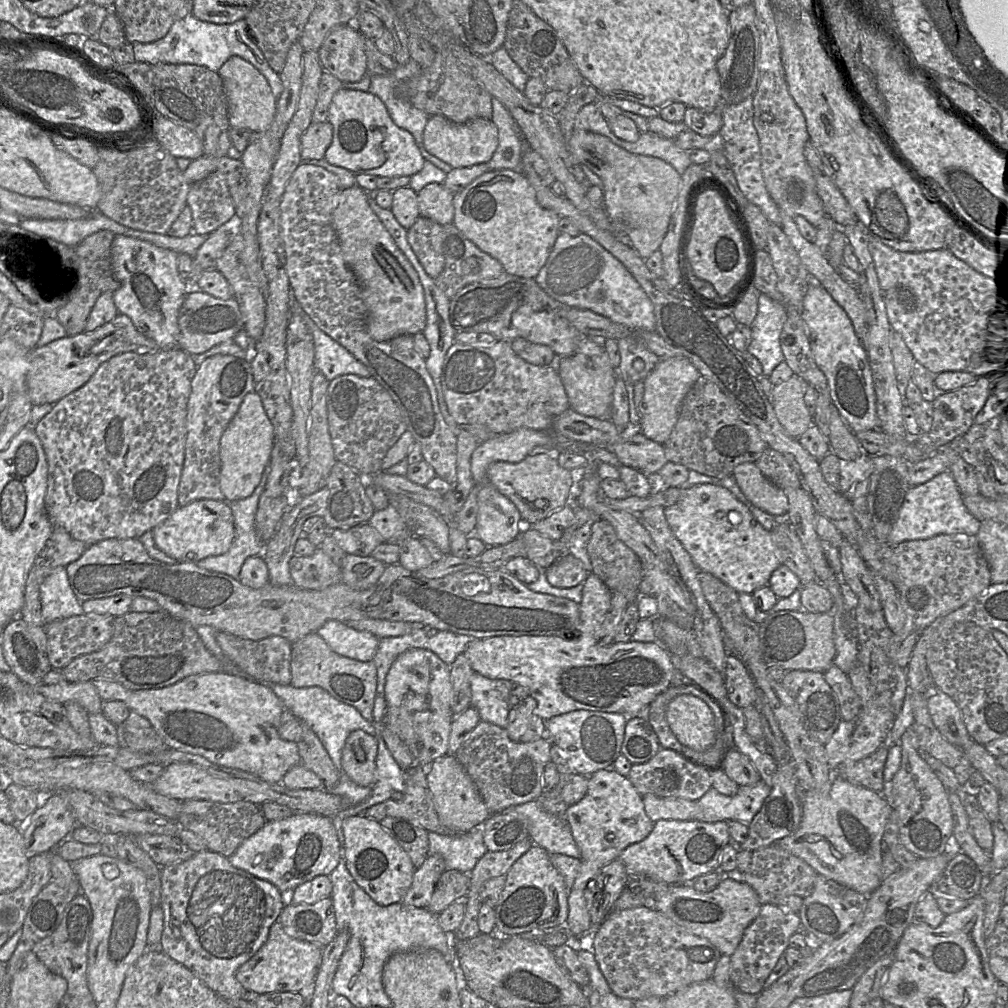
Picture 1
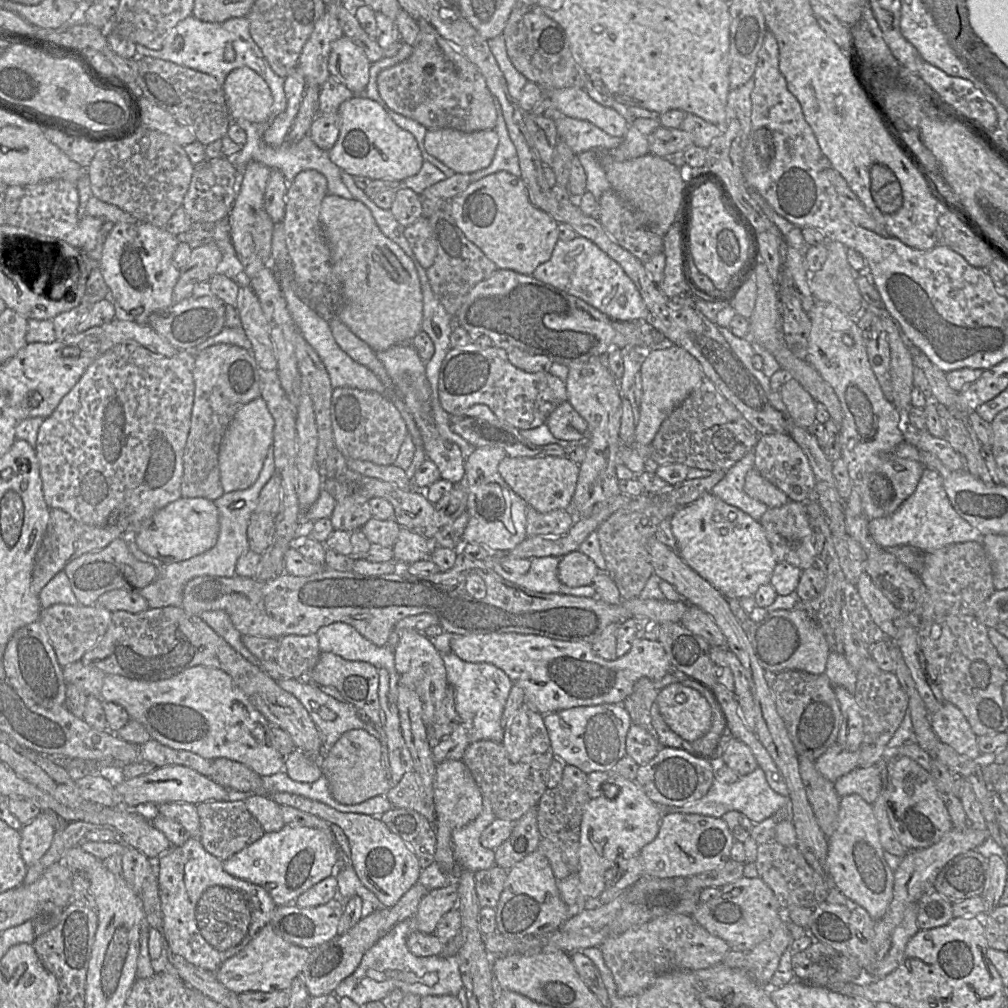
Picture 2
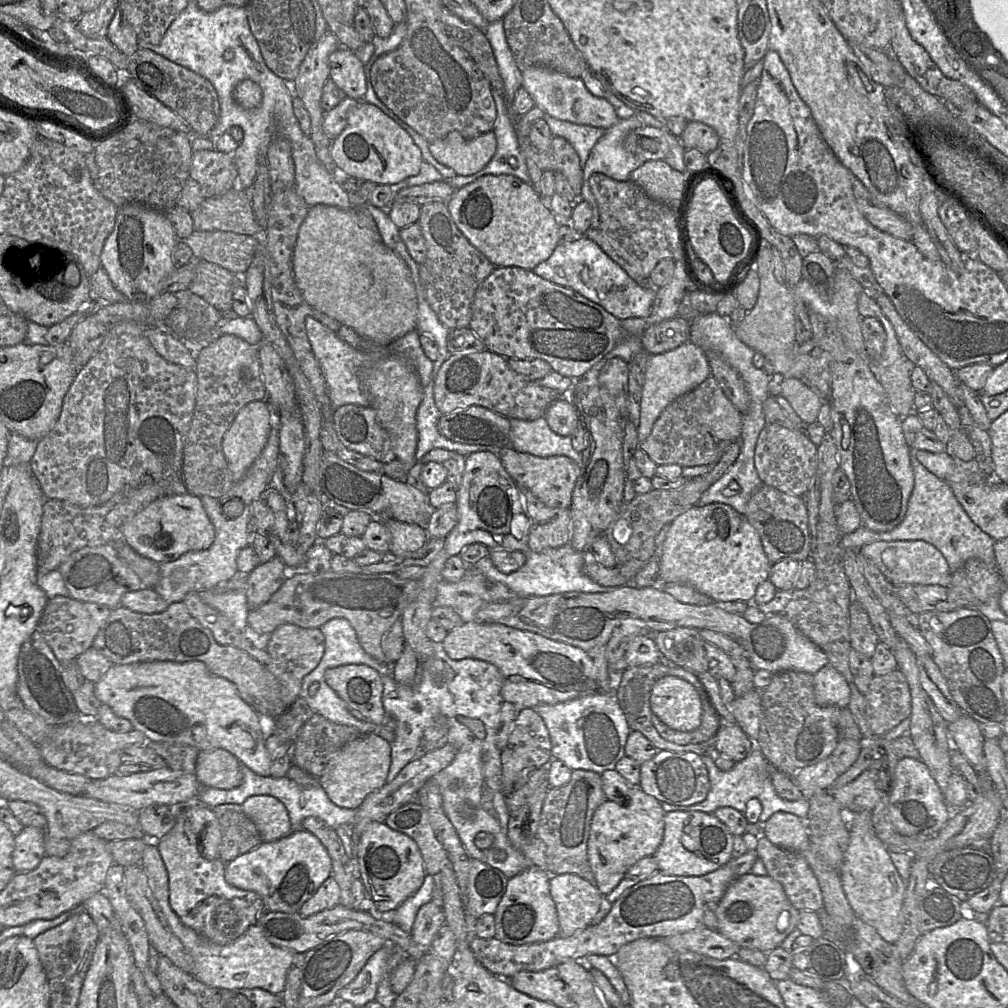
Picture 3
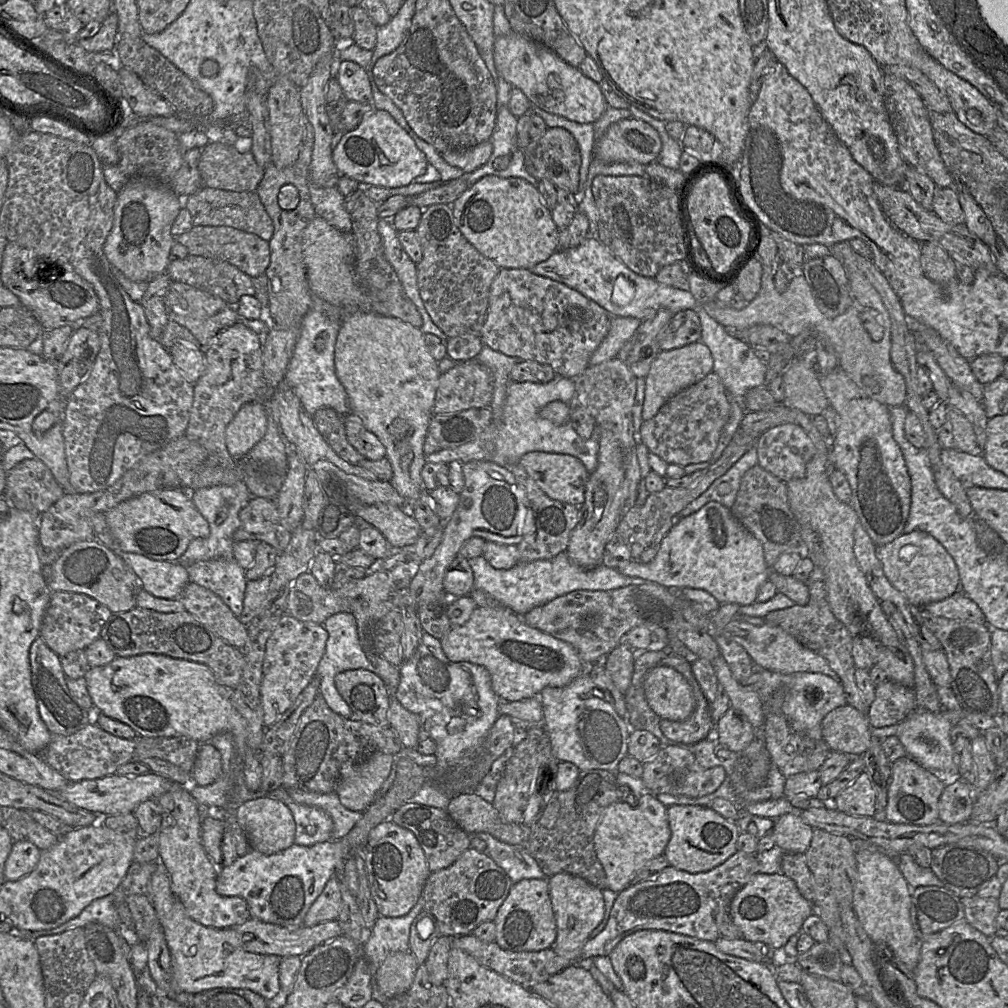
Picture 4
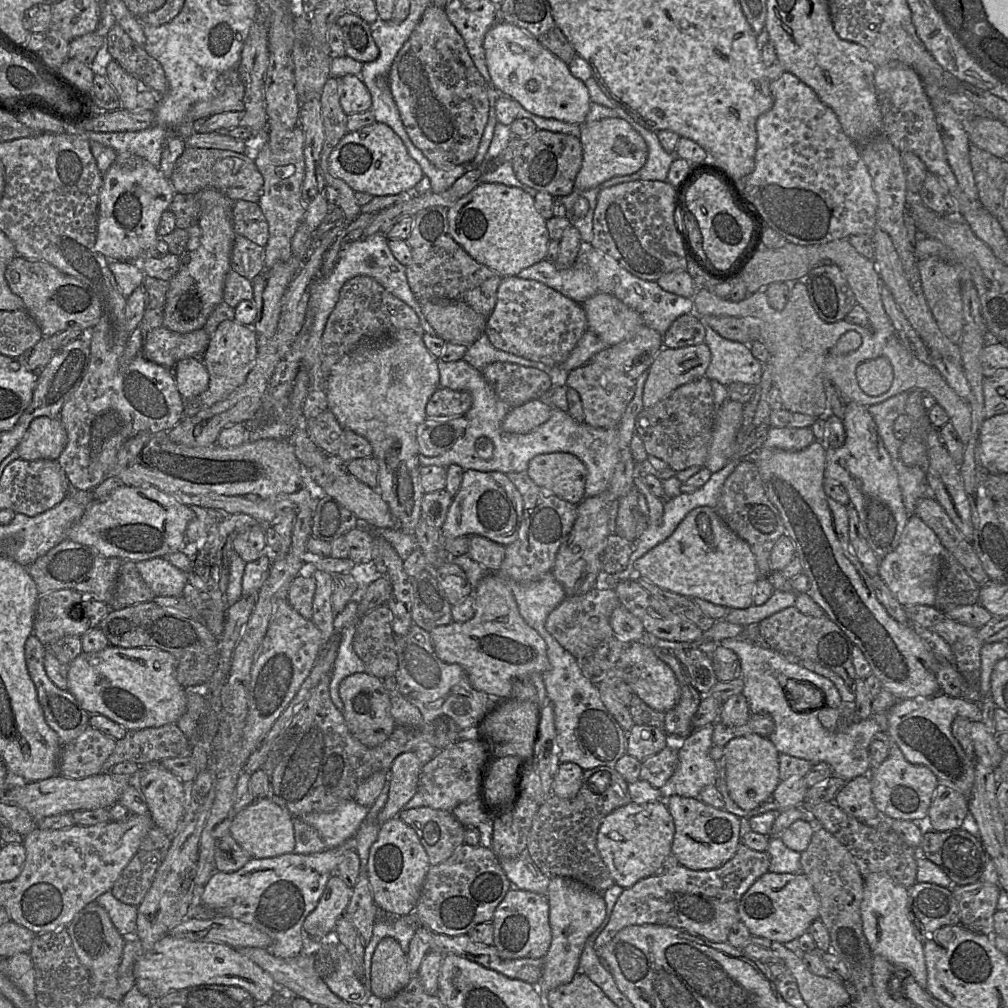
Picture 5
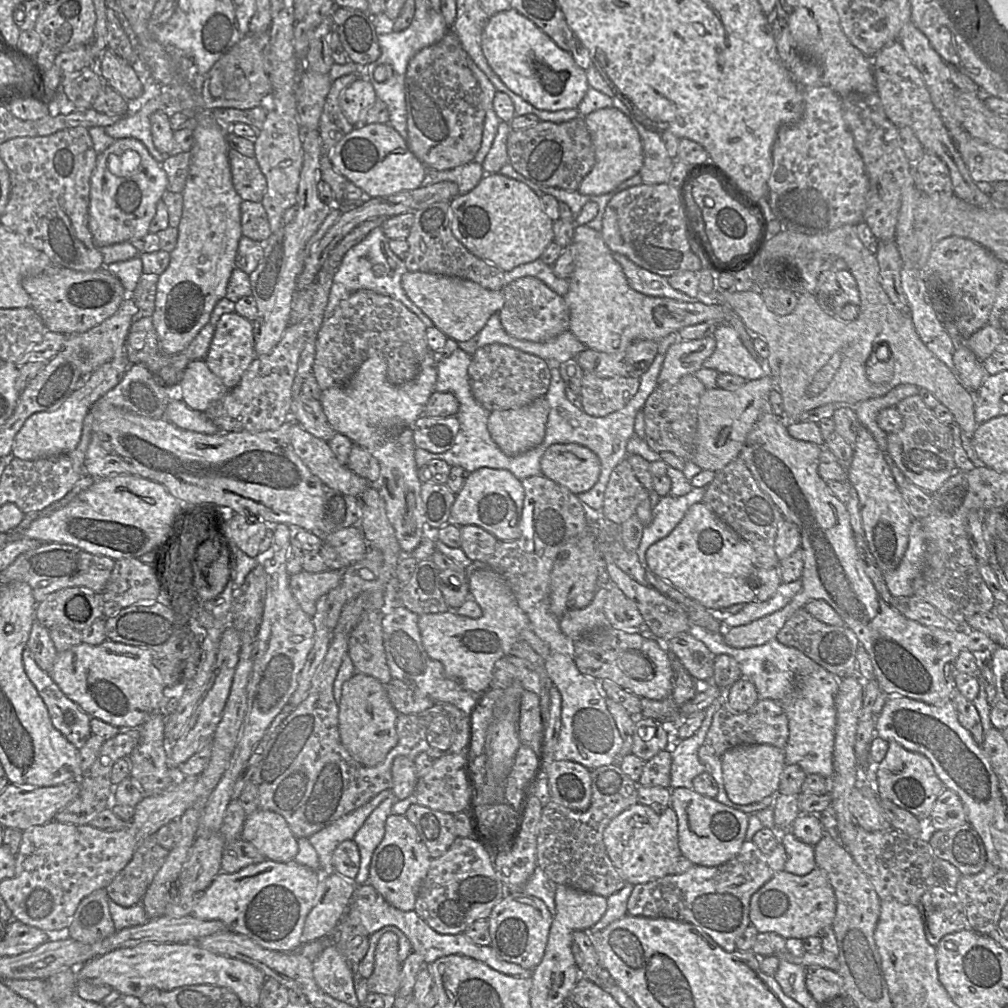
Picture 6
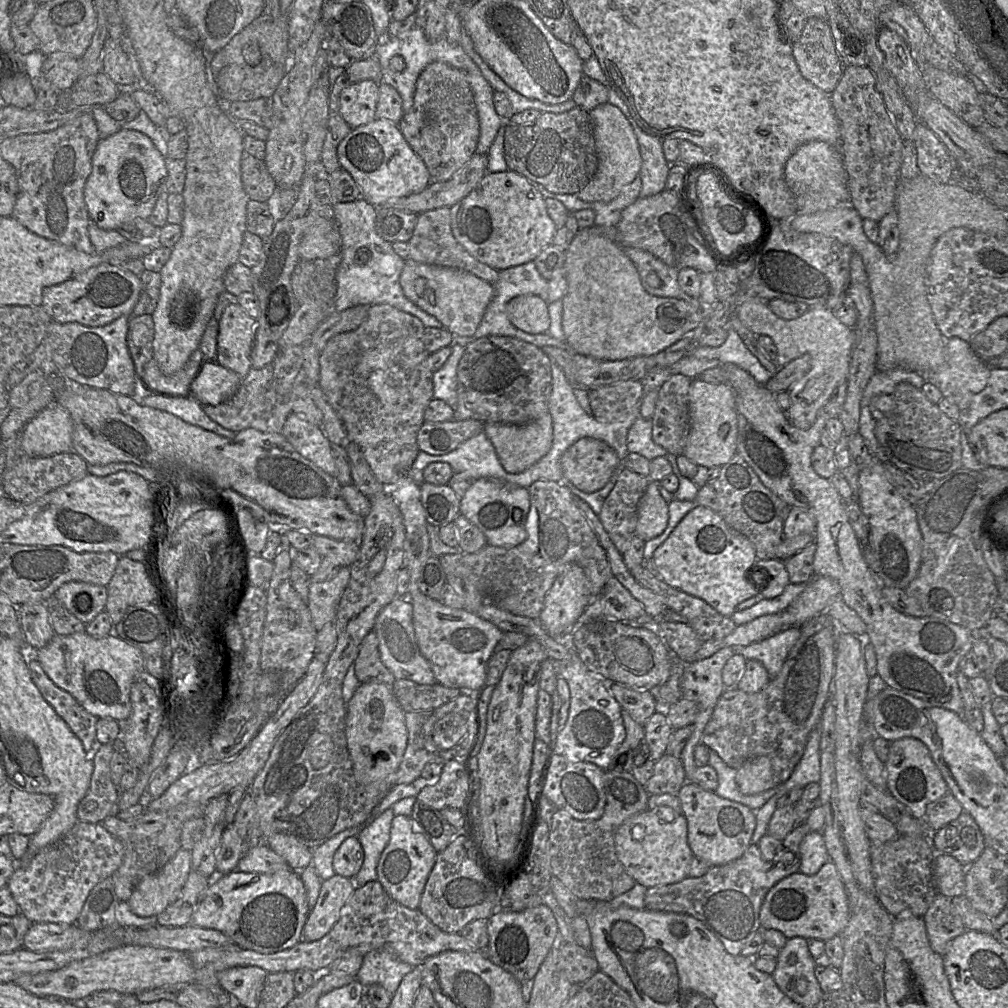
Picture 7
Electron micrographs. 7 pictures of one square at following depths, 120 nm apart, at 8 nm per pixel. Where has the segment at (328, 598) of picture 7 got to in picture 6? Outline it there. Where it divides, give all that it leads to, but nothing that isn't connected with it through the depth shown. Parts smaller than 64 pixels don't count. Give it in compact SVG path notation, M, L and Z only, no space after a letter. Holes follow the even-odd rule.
M302 570L289 576L289 586L303 611L313 617L317 600L337 587L342 576L343 571L327 570L321 573L310 573Z

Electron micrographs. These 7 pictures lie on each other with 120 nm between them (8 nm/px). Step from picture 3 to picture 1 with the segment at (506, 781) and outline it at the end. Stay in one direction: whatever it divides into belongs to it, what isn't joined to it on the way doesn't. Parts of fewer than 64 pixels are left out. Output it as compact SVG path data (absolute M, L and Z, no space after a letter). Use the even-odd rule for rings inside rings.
M527 696L510 709L506 731L514 742L527 743L546 737L545 721L535 714L537 702Z

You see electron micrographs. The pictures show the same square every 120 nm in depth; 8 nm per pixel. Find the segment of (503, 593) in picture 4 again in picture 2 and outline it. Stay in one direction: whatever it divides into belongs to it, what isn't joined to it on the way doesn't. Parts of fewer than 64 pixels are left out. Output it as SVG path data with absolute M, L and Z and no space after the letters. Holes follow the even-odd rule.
M491 554L490 558L483 561L505 580L529 591L575 597L595 597L595 589L591 585L568 587L560 582L557 577L557 568L561 557L546 556L532 558L529 571L521 575L505 571L499 563L500 555L501 554Z

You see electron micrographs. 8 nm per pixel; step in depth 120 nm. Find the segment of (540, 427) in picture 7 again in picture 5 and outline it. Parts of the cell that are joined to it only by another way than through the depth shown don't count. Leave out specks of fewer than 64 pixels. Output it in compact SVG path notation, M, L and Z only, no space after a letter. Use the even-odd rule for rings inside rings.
M541 399L513 407L502 422L502 429L508 433L526 434L545 423L552 415L553 407Z

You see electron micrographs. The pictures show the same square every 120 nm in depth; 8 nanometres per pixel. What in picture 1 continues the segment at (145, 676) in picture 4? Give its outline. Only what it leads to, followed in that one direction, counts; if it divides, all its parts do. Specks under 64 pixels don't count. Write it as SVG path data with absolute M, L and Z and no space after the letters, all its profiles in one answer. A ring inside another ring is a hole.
M222 671L191 675L173 685L160 688L160 689L131 690L125 688L123 685L117 682L113 682L105 679L95 679L92 680L92 682L96 687L97 692L103 701L109 701L109 700L122 701L128 706L130 711L134 711L139 715L145 717L151 723L151 726L155 729L155 731L163 739L163 741L166 743L166 745L169 748L179 750L182 752L200 755L214 764L251 773L271 784L280 783L284 775L292 767L301 763L301 757L298 752L297 743L293 741L284 740L278 734L278 726L280 723L280 718L285 707L282 701L276 696L276 694L273 692L273 690L270 688L269 685L261 684L254 680L247 679L245 677L239 677L236 675L231 675Z

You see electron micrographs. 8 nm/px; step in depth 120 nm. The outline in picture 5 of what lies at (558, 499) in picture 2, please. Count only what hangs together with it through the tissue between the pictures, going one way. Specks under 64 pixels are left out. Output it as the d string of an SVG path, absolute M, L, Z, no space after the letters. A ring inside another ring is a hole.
M539 454L530 461L527 473L536 485L565 501L578 505L584 499L587 468L573 454Z

